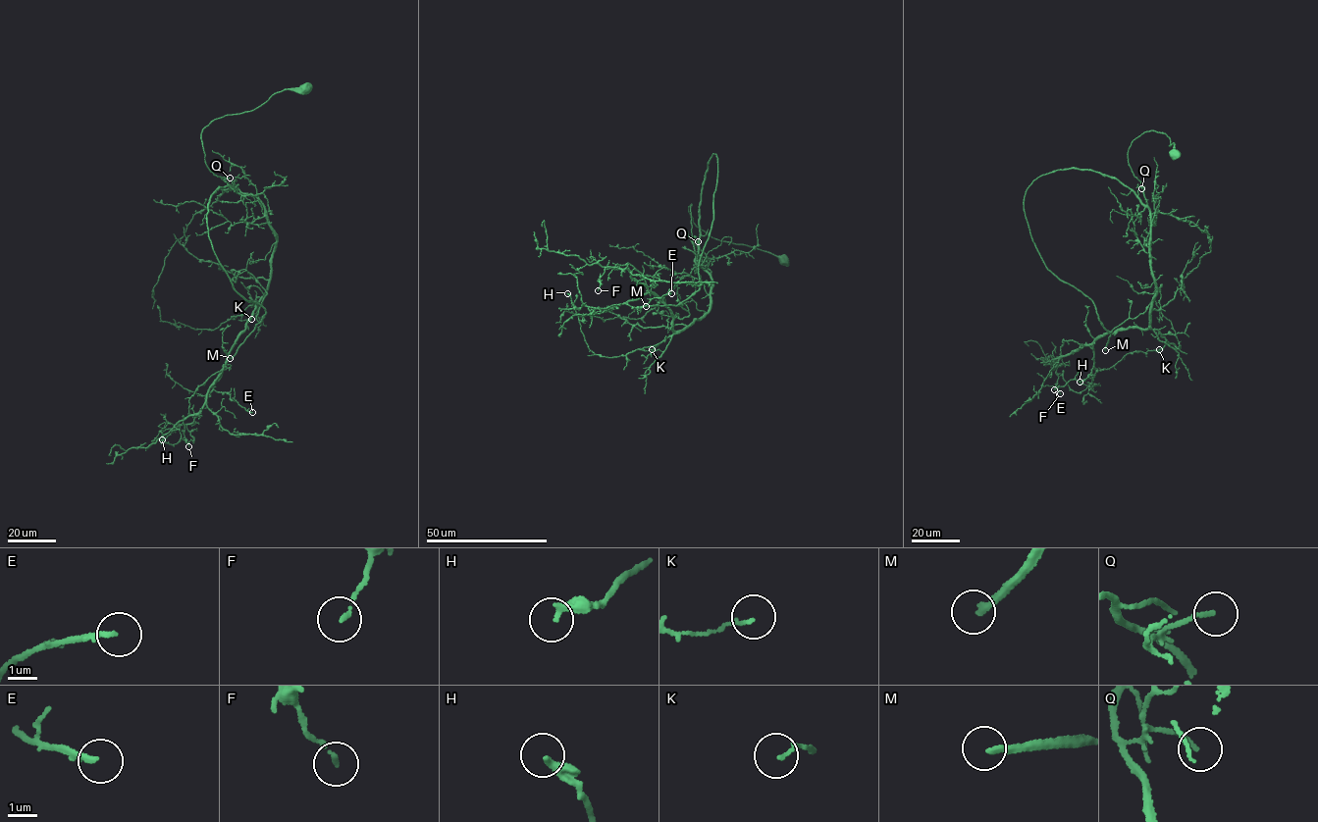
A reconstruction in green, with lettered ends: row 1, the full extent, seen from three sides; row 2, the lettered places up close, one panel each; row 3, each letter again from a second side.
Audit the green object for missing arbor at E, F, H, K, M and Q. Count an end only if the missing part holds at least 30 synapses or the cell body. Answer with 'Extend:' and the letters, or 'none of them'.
Extend: M

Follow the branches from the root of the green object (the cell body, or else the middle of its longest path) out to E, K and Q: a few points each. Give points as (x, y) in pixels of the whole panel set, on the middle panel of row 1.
E: (782, 259), (710, 236), (691, 204), (708, 311), (679, 332), (652, 293), (625, 303), (671, 293)
K: (782, 259), (710, 236), (689, 205), (695, 258), (711, 280), (710, 307), (640, 349), (652, 349)
Q: (782, 259), (747, 245), (710, 236), (693, 222), (688, 207), (691, 204), (690, 239), (698, 241)

